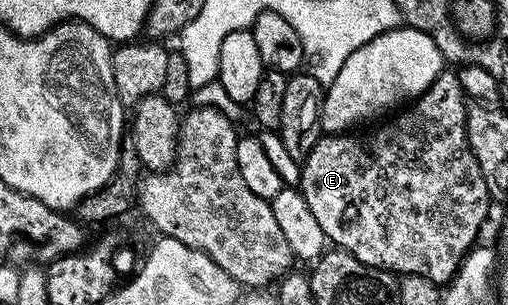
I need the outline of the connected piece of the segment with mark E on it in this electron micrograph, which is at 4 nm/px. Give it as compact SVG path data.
M444 71L427 93L407 108L407 113L399 112L399 117L379 133L363 141L350 137L354 135L319 136L316 147L301 166L300 192L308 203L308 211L316 215L316 223L320 223L327 242L352 254L370 269L423 277L439 287L449 285L462 258L479 240L478 232L492 208L480 163L476 163L468 143L467 108L468 98L462 92L457 72Z

